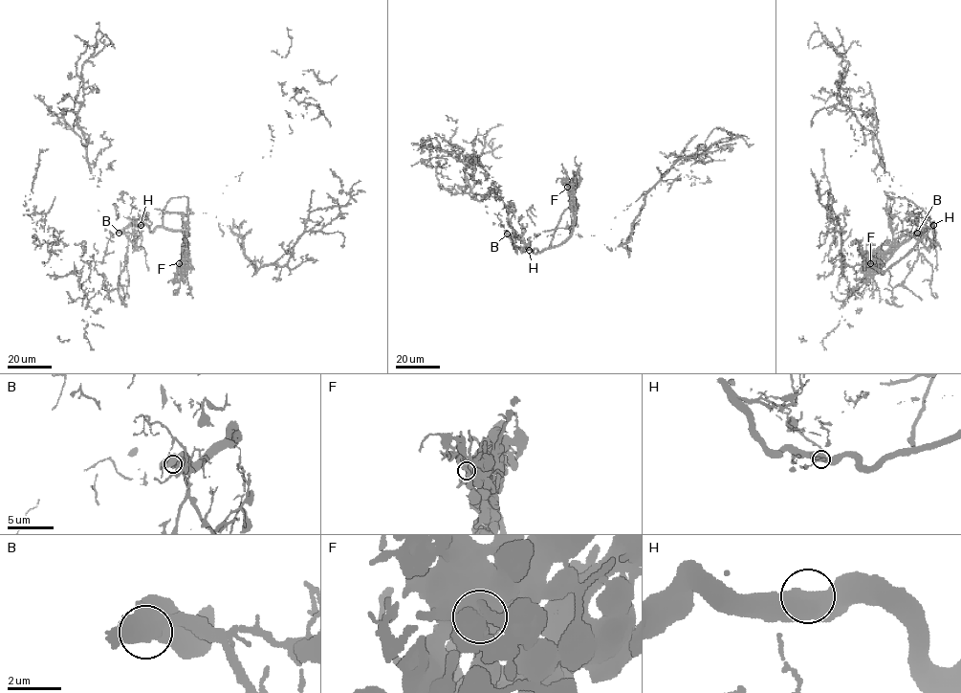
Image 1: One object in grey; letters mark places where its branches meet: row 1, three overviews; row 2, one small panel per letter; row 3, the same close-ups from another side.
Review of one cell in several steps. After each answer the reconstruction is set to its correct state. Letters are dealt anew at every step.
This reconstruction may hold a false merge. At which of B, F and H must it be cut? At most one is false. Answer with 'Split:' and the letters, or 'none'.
Split: none

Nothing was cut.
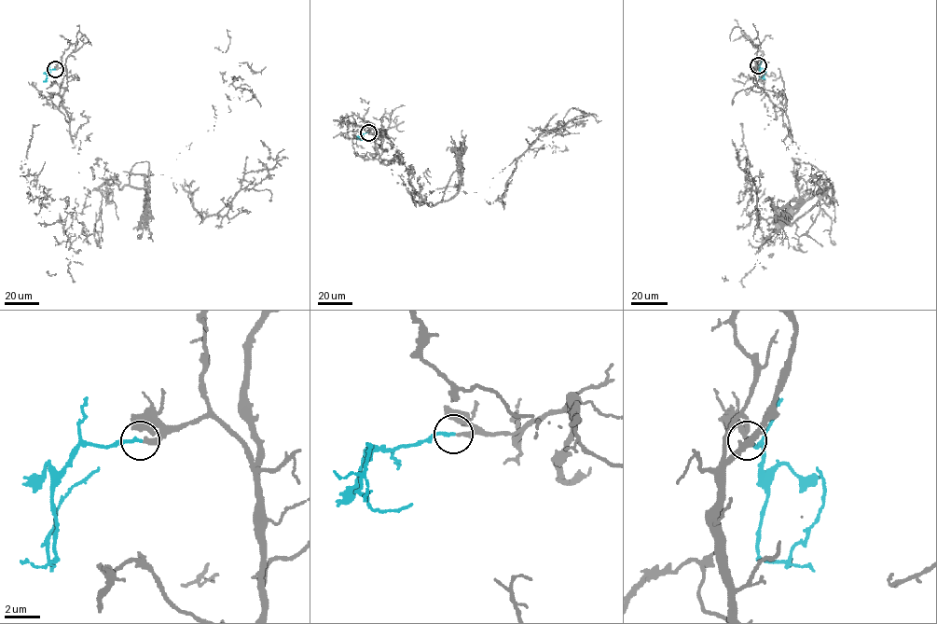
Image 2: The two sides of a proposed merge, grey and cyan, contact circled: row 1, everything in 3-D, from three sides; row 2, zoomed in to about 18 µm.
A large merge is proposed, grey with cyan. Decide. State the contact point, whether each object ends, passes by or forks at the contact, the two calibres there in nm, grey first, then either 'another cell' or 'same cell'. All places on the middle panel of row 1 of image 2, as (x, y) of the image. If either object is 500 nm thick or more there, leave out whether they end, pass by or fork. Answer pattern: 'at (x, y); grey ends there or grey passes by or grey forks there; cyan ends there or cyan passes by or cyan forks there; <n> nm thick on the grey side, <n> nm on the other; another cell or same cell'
at (368, 132); grey ends there; cyan ends there; 280 nm thick on the grey side, 200 nm on the other; same cell

